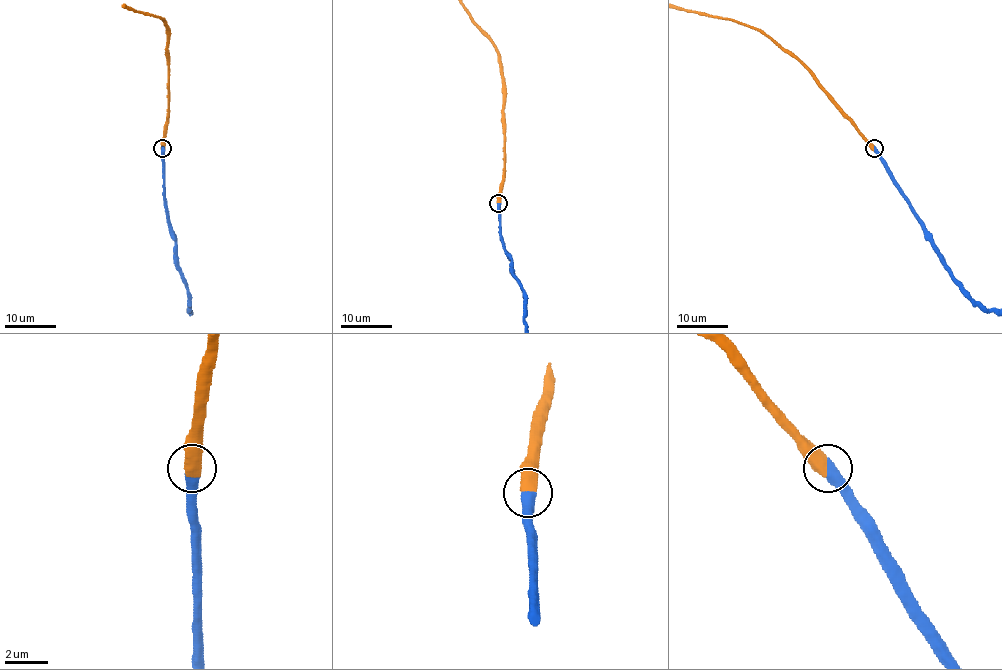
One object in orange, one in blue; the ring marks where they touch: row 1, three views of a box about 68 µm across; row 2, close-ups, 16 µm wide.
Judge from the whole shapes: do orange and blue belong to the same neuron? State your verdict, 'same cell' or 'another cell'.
same cell

